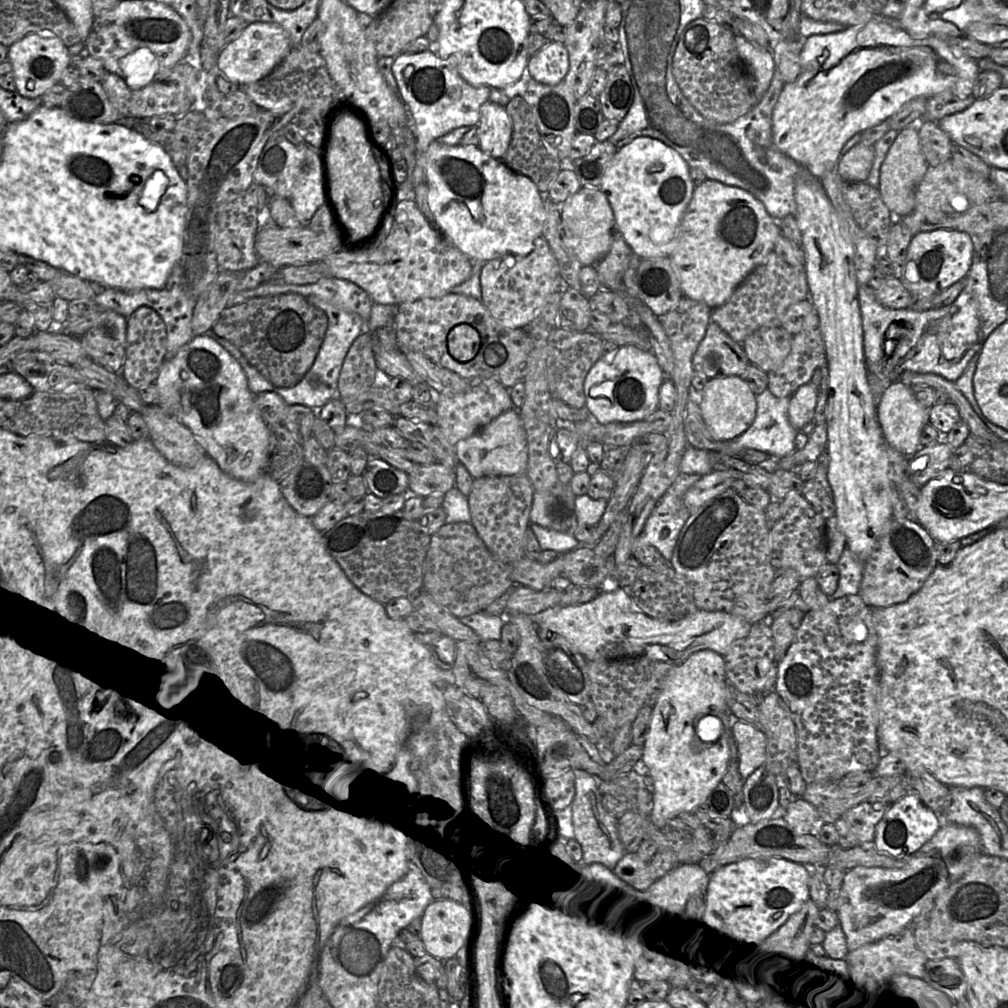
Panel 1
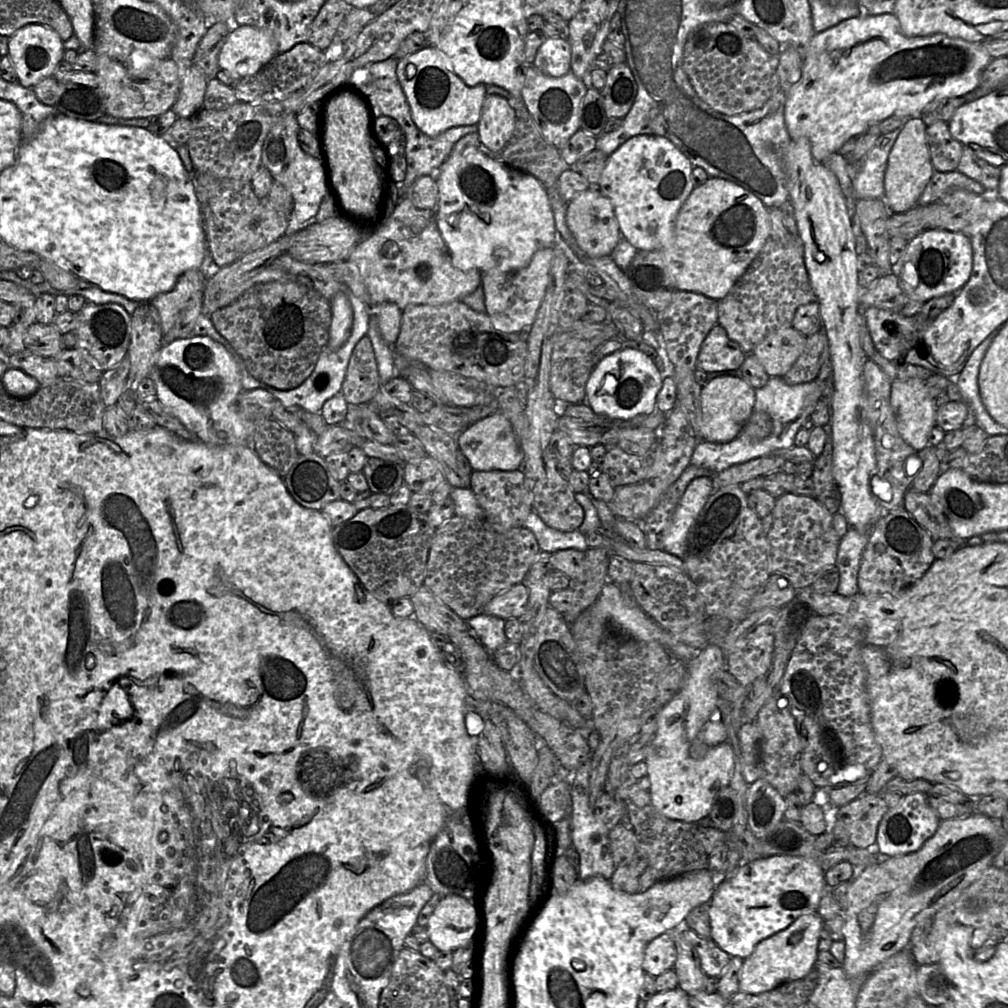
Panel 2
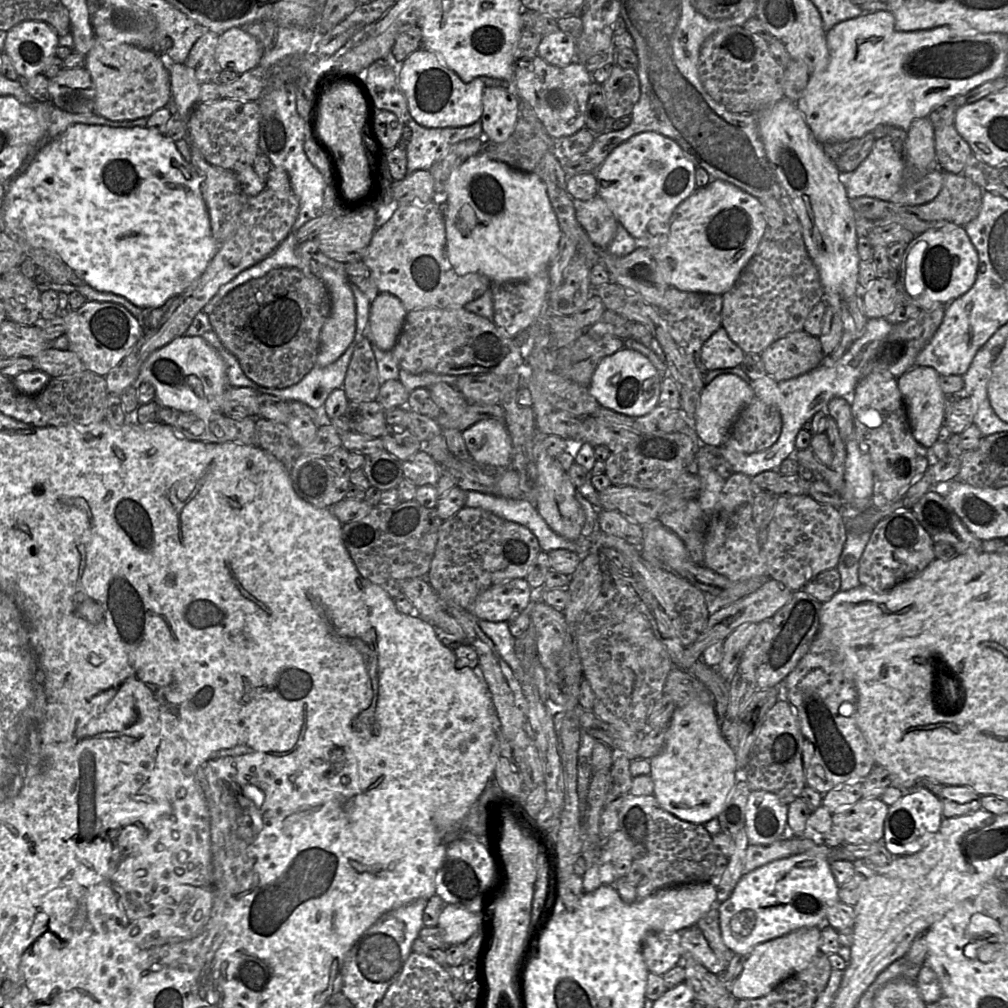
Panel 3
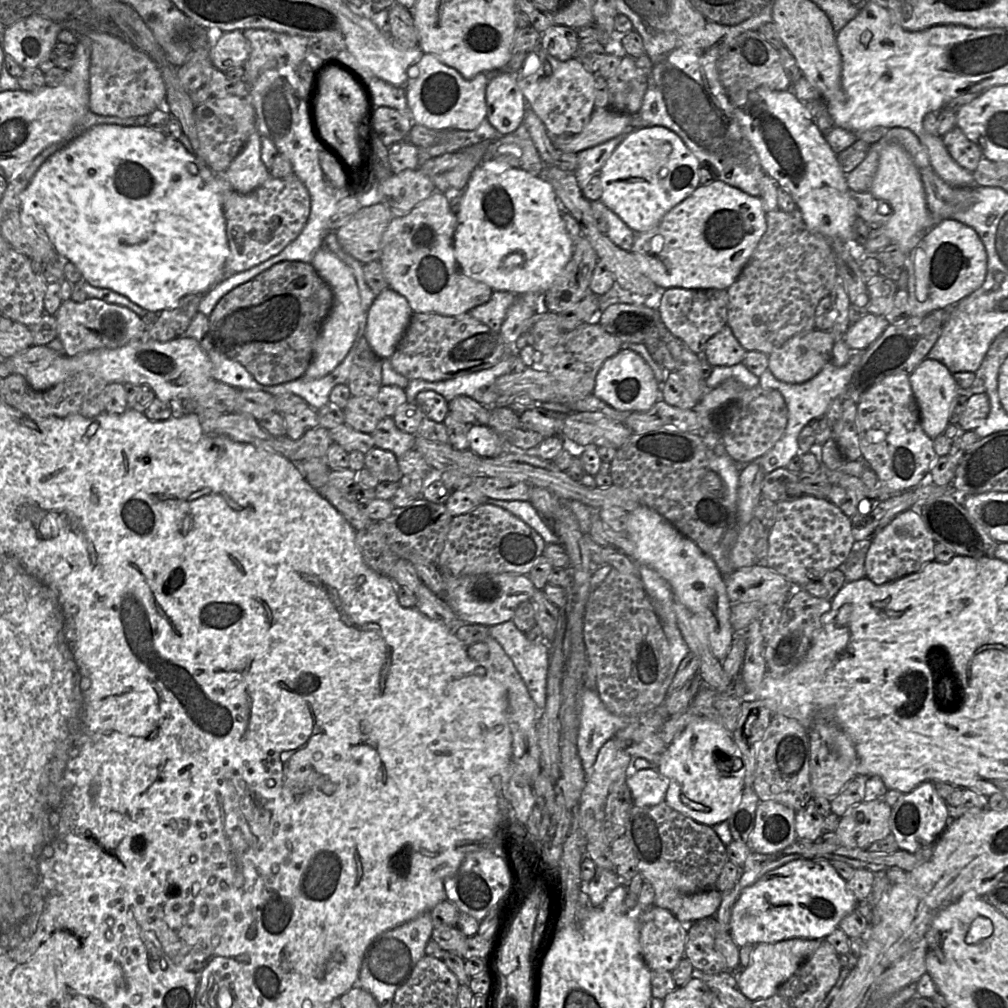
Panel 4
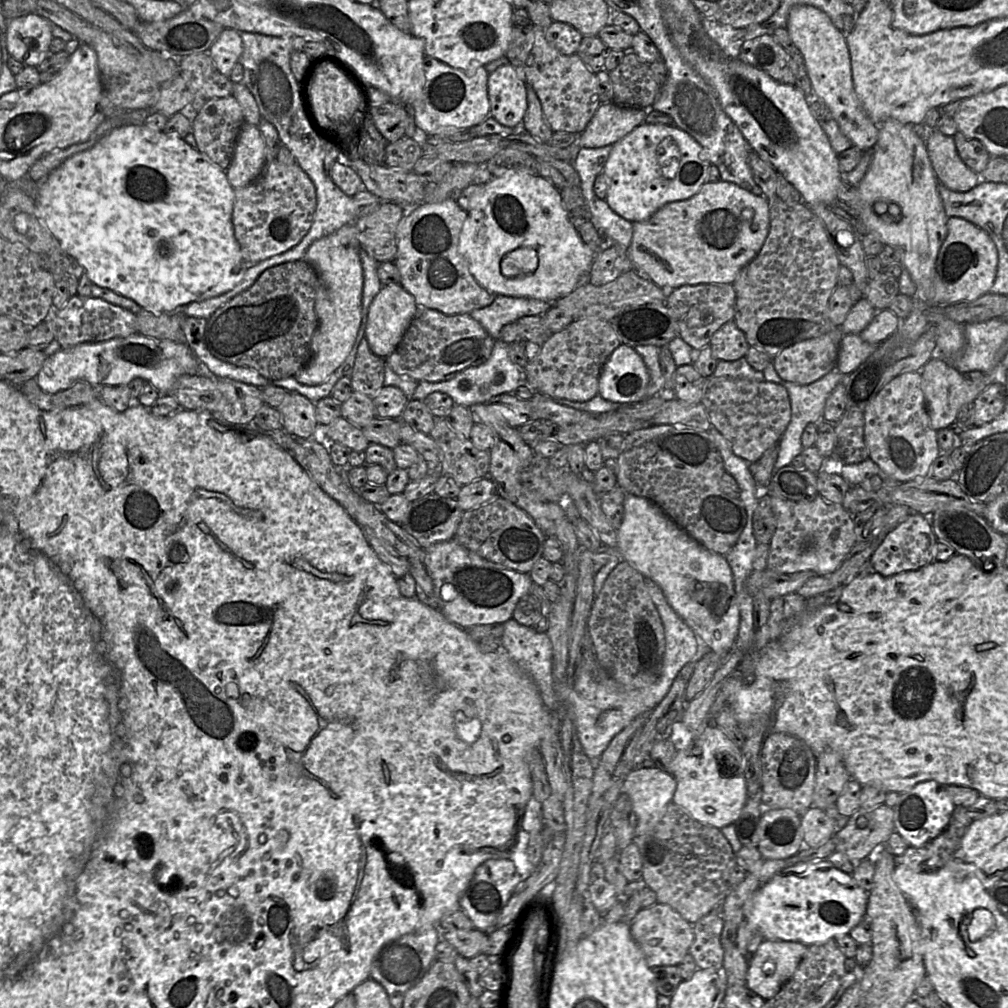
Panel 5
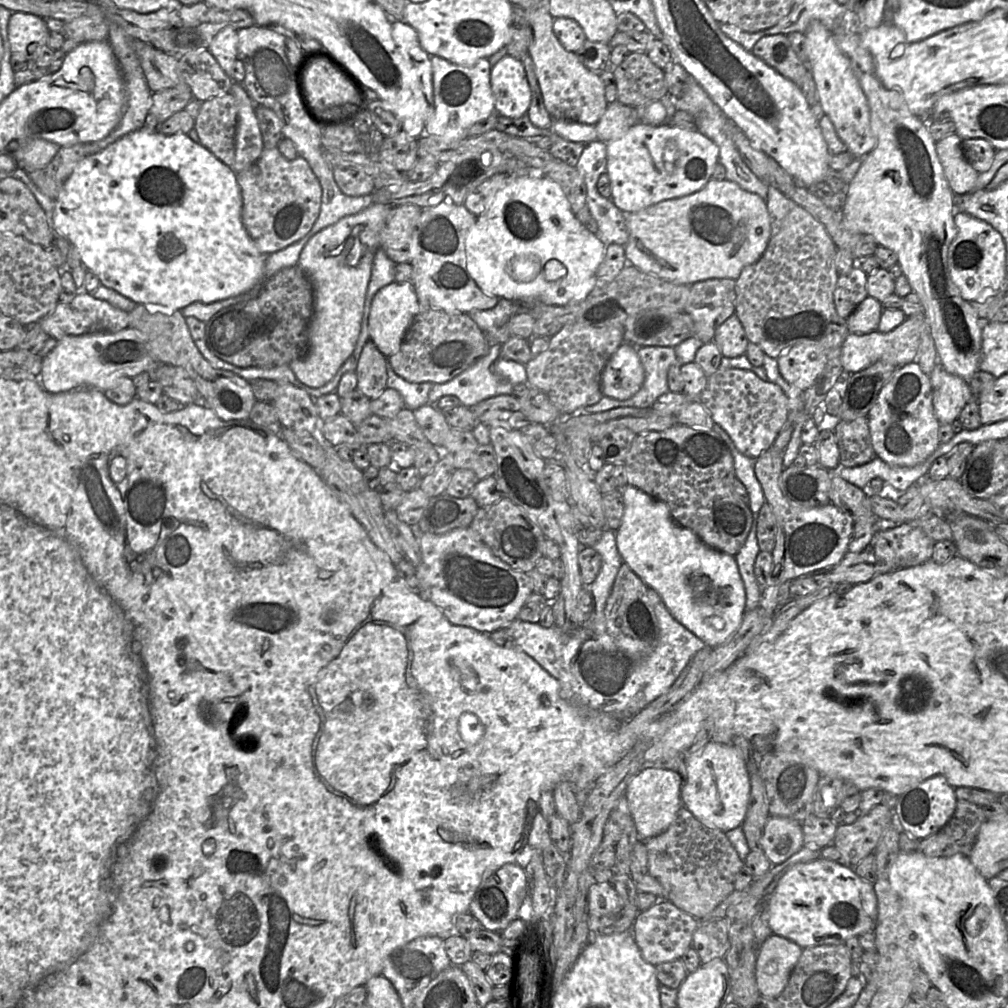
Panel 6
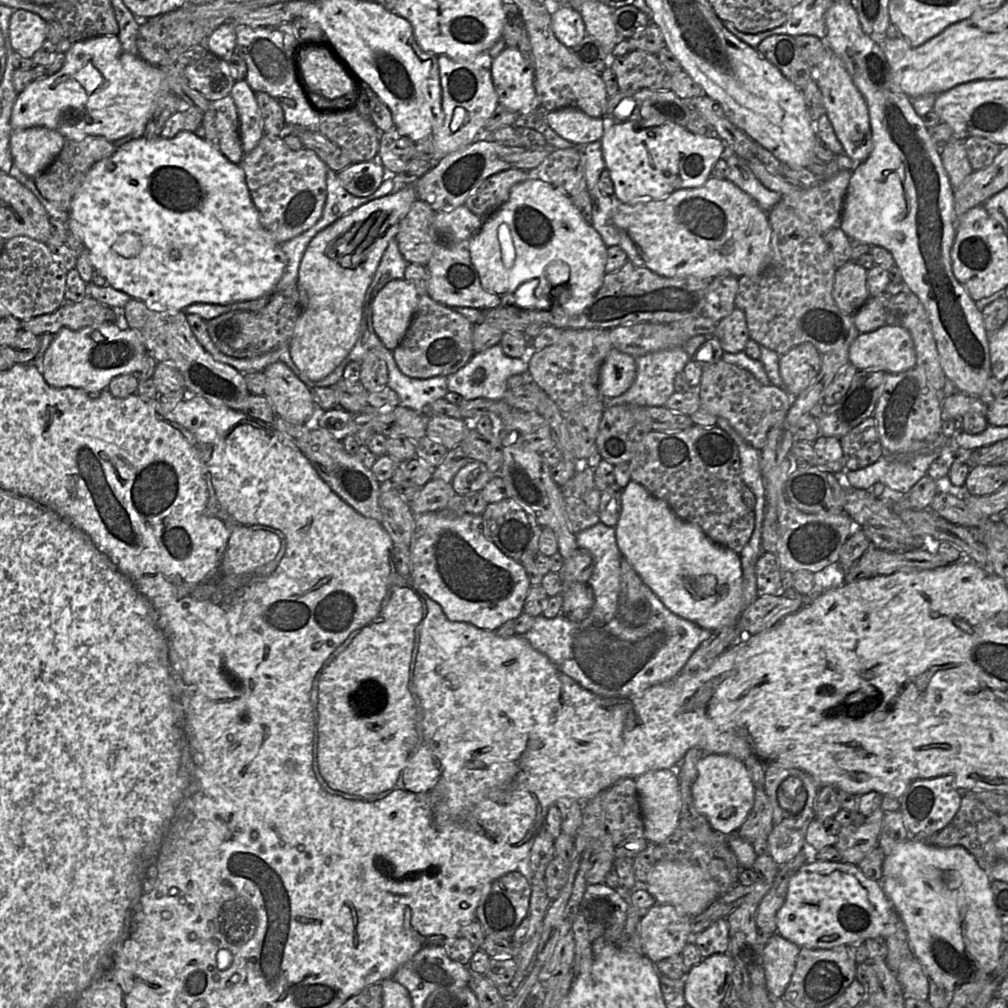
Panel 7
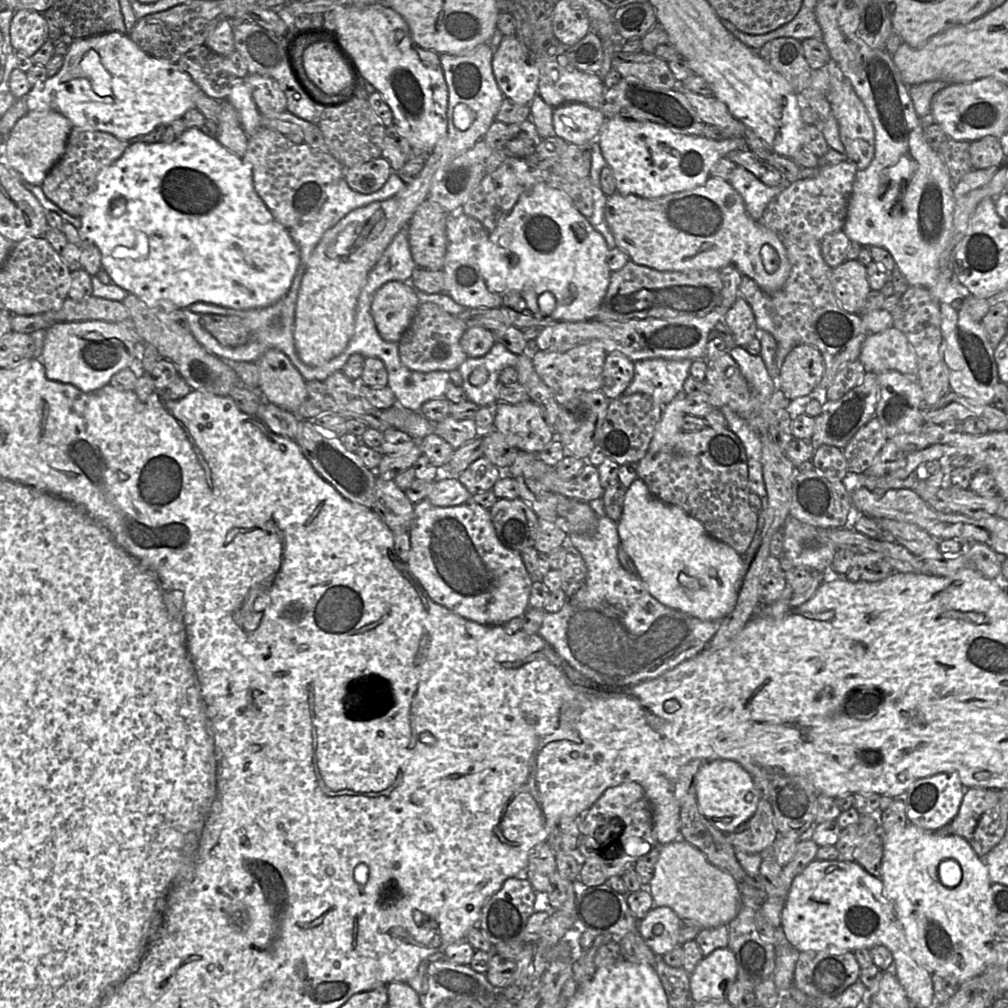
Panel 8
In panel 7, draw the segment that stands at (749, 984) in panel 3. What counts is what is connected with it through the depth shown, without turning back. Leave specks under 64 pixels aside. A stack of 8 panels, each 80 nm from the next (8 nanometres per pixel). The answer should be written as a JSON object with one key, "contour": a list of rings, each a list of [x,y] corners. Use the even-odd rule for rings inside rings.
{"contour":[[[778,933],[773,934],[764,945],[762,967],[771,996],[783,996],[795,970],[800,949]]]}

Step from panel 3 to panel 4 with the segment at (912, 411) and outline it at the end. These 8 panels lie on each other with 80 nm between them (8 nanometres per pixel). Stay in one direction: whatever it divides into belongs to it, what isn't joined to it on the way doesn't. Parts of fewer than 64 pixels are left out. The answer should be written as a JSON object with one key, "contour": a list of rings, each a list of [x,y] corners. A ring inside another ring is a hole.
{"contour":[[[928,358],[909,375],[909,381],[919,407],[922,428],[933,440],[944,433],[949,424],[951,410],[957,403],[966,403],[972,395],[985,392],[984,385],[961,388],[955,381],[953,373],[944,364]]]}

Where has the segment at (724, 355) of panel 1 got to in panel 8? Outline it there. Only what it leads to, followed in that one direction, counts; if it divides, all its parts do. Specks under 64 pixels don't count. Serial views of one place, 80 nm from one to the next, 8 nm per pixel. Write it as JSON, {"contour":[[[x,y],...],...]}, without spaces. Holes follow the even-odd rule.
{"contour":[[[742,297],[727,311],[723,321],[732,331],[736,346],[744,347],[756,337],[758,327],[753,310]]]}

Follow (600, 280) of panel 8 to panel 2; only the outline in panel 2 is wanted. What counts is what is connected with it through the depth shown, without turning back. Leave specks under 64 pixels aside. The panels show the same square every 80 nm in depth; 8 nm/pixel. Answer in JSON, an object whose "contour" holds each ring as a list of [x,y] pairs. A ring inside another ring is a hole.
{"contour":[[[477,149],[471,153],[450,155],[437,171],[435,180],[438,186],[438,202],[435,209],[436,222],[455,268],[459,270],[477,269],[481,272],[497,269],[501,272],[509,272],[526,267],[539,249],[554,246],[557,232],[547,189],[533,175],[514,169],[493,157],[490,153]]]}

